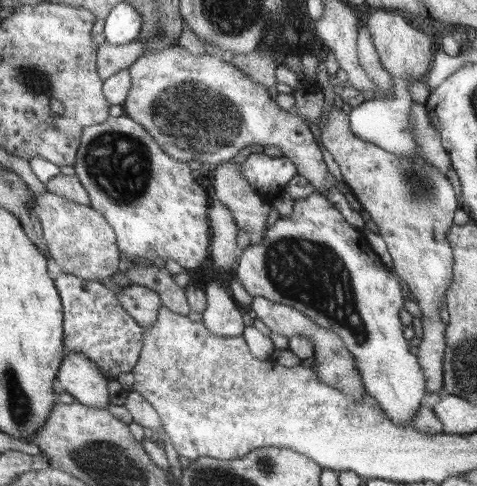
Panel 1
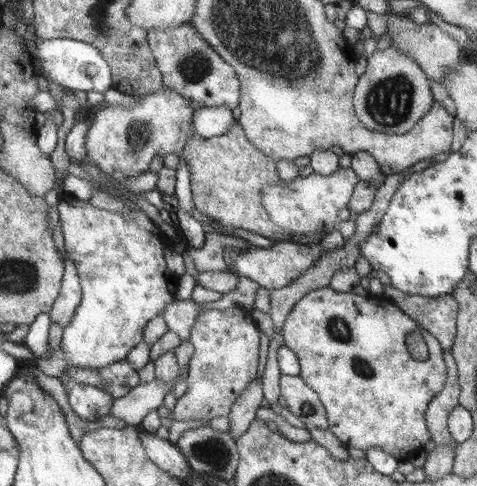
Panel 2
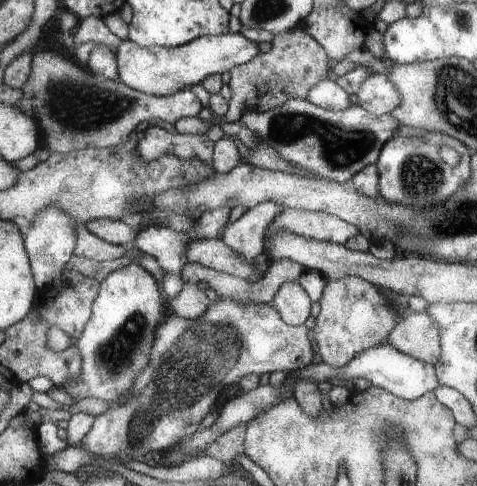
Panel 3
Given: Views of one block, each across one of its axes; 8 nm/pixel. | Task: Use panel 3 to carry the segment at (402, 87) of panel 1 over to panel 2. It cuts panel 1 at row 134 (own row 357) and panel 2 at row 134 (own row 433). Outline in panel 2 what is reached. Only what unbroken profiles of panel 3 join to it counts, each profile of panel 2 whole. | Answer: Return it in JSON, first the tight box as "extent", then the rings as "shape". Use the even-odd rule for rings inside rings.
{"extent":[193,108,239,138],"shape":[[[199,108],[193,114],[193,128],[195,138],[215,138],[227,134],[235,124],[239,124],[233,118],[233,112],[229,108]]]}

